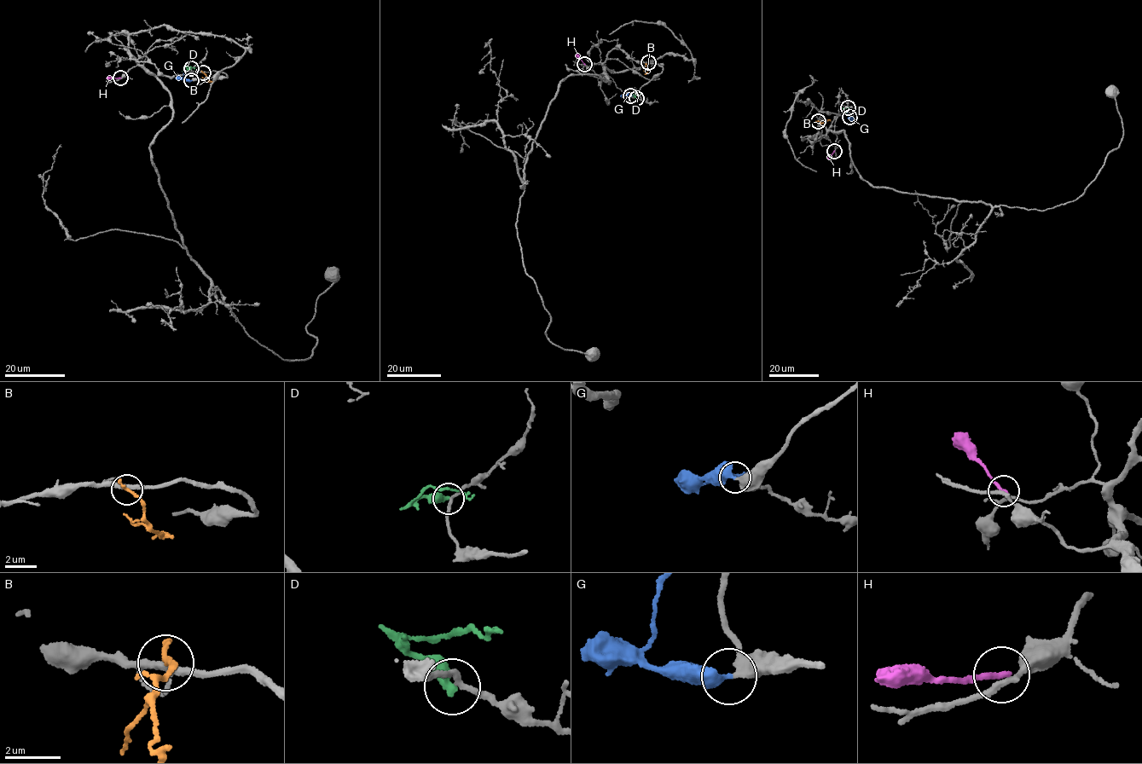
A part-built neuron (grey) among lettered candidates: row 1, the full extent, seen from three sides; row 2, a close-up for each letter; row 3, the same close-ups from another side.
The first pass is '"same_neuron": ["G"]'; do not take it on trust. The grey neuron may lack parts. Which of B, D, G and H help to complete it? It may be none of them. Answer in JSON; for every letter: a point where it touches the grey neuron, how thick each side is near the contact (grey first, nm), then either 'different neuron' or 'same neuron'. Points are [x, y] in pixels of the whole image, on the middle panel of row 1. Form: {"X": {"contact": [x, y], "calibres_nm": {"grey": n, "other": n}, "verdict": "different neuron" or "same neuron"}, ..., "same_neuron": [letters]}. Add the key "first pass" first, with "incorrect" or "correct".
{"first pass": "correct", "B": {"contact": [648, 62], "calibres_nm": {"grey": 280, "other": 240}, "verdict": "different neuron"}, "D": {"contact": [636, 98], "calibres_nm": {"grey": 190, "other": 440}, "verdict": "different neuron"}, "G": {"contact": [630, 95], "calibres_nm": {"grey": 360, "other": 480}, "verdict": "same neuron"}, "H": {"contact": [584, 64], "calibres_nm": {"grey": 200, "other": 220}, "verdict": "different neuron"}, "same_neuron": ["G"]}

